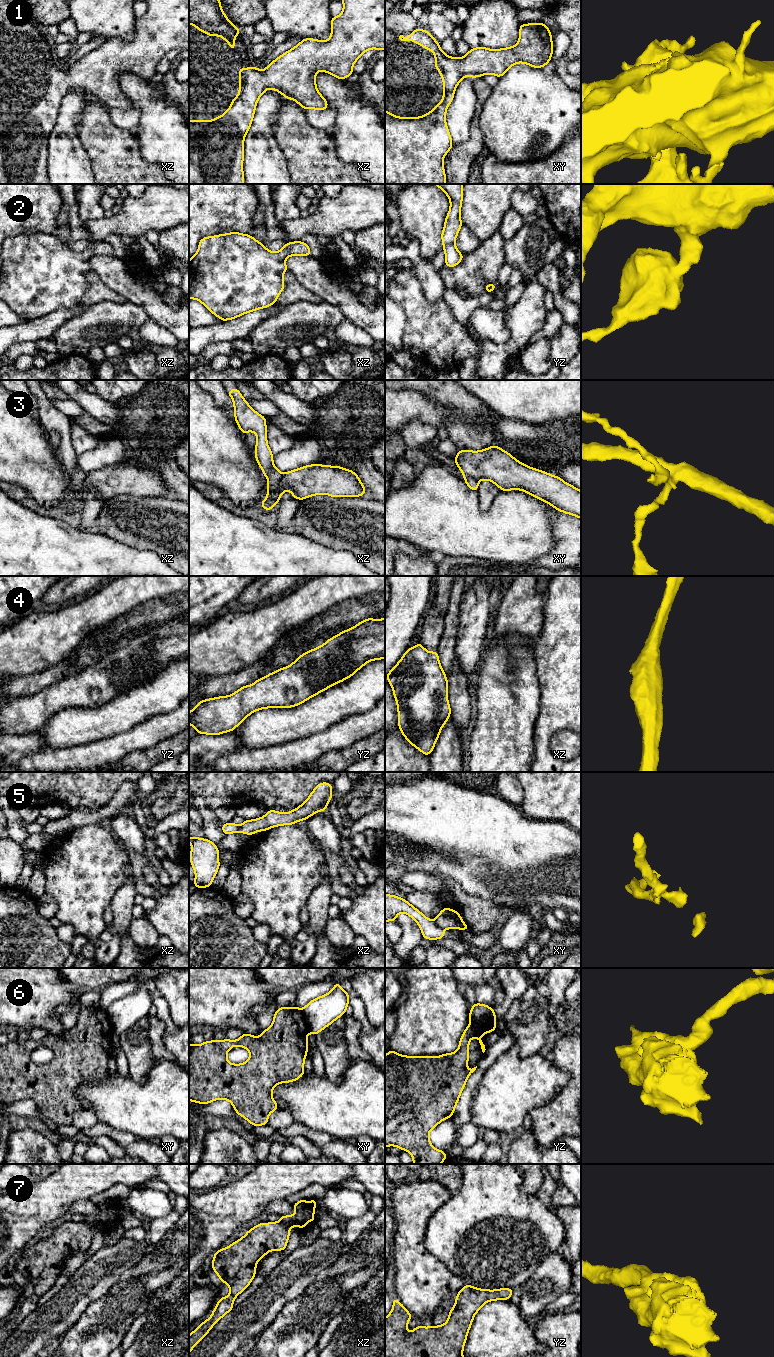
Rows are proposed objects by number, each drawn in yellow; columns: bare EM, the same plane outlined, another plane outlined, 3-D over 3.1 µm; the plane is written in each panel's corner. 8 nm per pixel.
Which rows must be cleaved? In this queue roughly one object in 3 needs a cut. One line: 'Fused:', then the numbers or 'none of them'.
Fused: 3, 5, 6

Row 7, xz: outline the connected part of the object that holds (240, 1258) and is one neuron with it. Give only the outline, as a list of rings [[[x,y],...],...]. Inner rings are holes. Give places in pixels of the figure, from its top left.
[[[301,1199],[293,1204],[294,1215],[280,1216],[279,1222],[260,1223],[230,1246],[214,1253],[212,1269],[222,1283],[229,1285],[230,1294],[221,1297],[209,1319],[201,1323],[189,1335],[189,1353],[210,1331],[210,1329],[233,1309],[234,1299],[251,1283],[256,1275],[256,1265],[268,1252],[283,1251],[288,1243],[290,1227],[302,1227],[316,1221],[314,1210],[316,1199],[306,1202]]]

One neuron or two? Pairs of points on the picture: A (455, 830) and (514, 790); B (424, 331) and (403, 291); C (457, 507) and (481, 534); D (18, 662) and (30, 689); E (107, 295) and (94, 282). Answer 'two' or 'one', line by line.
A: two
B: one
C: one
D: two
E: one

